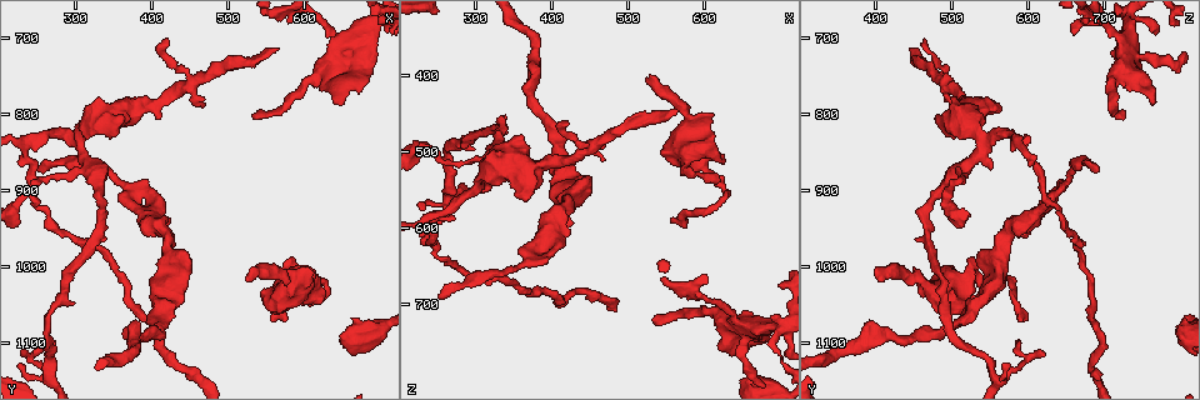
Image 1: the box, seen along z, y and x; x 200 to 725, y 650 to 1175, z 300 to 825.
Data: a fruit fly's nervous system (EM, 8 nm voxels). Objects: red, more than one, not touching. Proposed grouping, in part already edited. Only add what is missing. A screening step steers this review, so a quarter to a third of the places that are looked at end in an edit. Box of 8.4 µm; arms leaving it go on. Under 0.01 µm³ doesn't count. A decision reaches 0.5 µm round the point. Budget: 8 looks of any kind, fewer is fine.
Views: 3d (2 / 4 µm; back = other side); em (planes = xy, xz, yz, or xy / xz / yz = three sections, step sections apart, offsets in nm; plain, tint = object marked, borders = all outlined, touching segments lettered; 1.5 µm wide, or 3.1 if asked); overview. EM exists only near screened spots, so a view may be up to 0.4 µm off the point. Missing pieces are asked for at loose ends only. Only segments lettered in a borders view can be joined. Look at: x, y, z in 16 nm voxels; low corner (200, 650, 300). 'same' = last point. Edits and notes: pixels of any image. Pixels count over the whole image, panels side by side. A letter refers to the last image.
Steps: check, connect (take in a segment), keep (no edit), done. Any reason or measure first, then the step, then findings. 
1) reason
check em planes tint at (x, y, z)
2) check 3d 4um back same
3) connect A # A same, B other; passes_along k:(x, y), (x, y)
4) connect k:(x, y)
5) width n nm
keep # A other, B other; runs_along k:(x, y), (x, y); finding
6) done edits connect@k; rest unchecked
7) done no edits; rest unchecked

thin end
check 3d 2um at (560, 1070, 595)

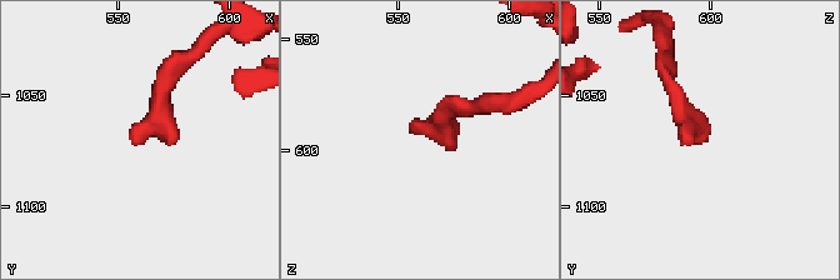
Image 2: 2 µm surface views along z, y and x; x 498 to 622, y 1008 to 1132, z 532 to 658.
need the tissue
check em xz step 8 borders at (557, 1070, 592)

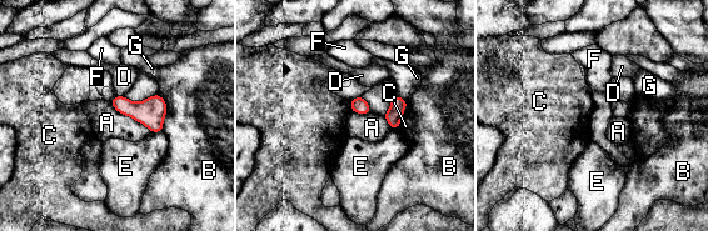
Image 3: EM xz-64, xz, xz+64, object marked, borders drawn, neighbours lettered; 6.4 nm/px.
another direction
check em planes borders same

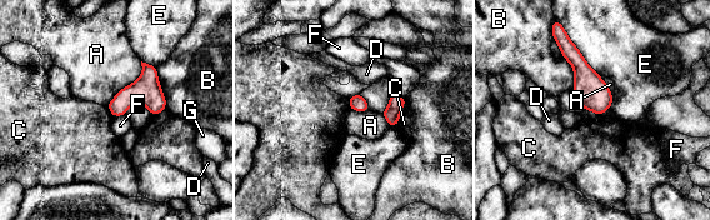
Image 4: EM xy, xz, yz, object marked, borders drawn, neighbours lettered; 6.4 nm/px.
width 100 nm
keep # A other, B other, C other, D other, E other, F other, G other; border 4:(141, 61), (141, 74), (106, 105); no lettered segment goes on from it

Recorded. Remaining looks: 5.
branch stops here
check 3d 2um back at (525, 1015, 405)

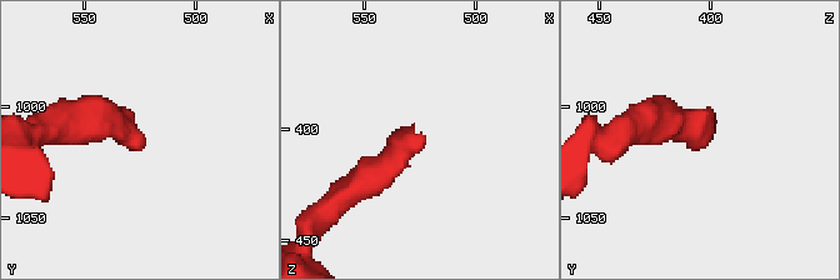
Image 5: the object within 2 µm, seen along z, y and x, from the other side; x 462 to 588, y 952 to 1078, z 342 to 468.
check em xy step 8 borders at (523, 1017, 404)

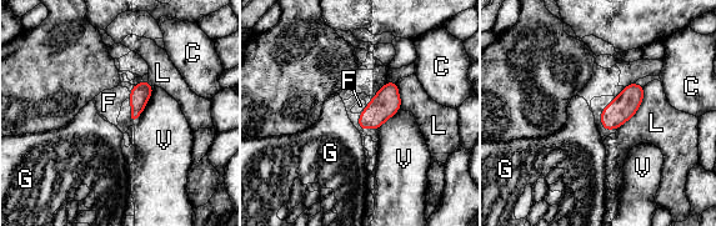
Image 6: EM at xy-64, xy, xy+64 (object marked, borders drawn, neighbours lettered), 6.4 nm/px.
connect 6:(109, 103) # C other, F same, G other, L other, V other; it goes on there

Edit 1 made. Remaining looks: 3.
branch stops here
check 3d 2um at (565, 715, 450)

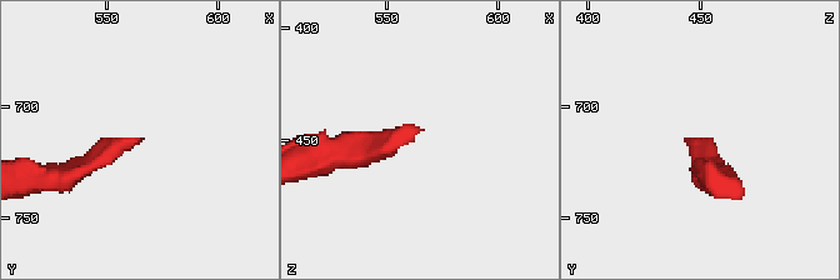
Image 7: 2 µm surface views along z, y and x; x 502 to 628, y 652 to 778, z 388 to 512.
check em xz step 8 tint at (564, 715, 446)

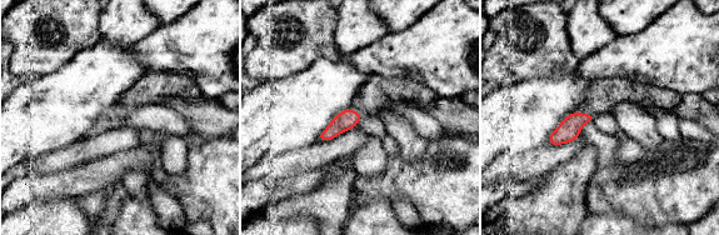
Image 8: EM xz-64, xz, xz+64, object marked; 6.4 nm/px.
check em planes borders same

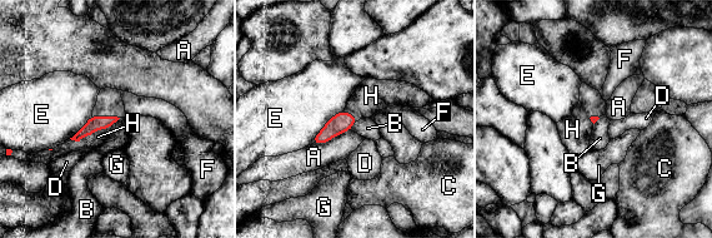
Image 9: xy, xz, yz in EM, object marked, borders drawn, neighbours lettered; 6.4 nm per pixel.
longest_contact E 300 nm
connect 9:(93, 142) # A other, B other, C other, D other, E other, F other, G other, H same; it goes on there

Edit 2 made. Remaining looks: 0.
done edits connect@6, connect@9; rest unchecked

